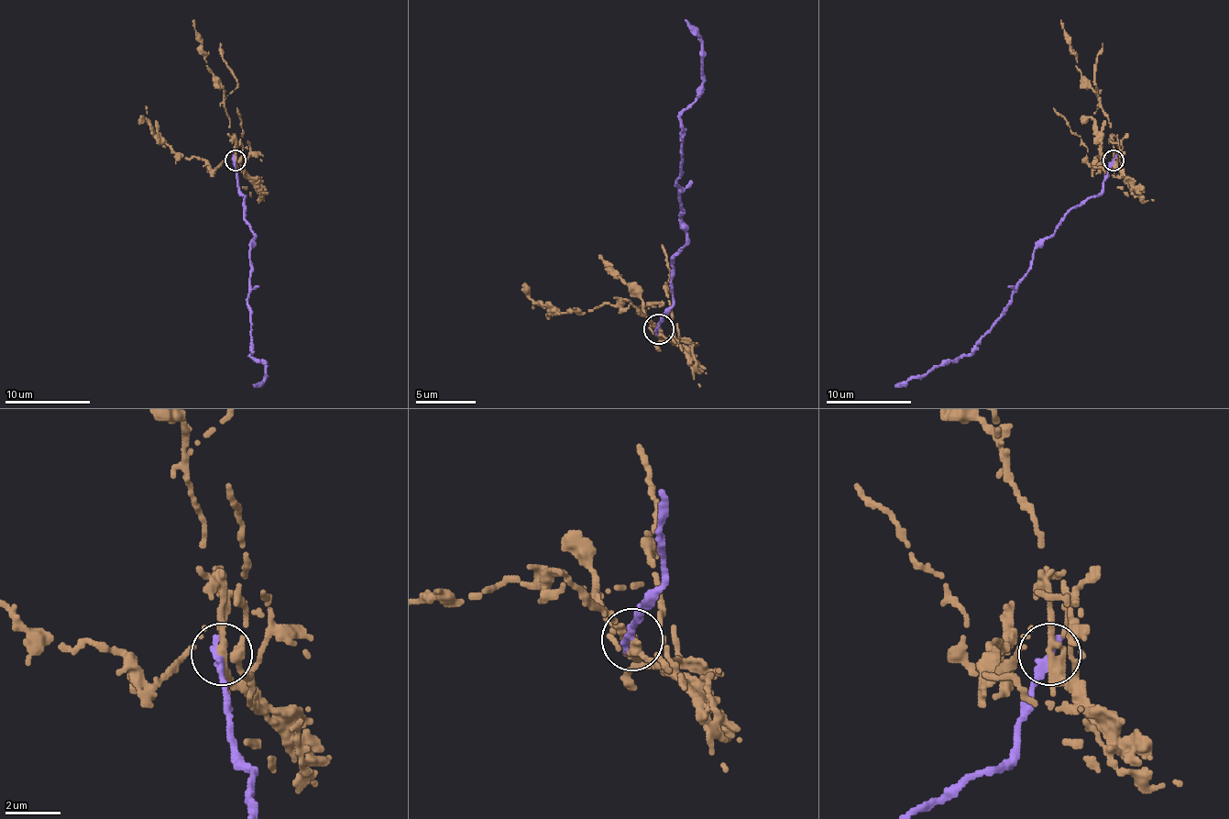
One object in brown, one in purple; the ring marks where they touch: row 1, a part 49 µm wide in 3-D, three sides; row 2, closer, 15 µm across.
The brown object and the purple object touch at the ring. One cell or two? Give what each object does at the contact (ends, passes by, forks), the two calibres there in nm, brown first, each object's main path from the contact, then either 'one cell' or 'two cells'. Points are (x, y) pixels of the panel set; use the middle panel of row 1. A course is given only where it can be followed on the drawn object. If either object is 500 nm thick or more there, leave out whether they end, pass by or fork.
brown forks there; purple ends there; 280 nm thick on the brown side, 360 nm on the other; brown runs (658, 330), (649, 326), (637, 293), (598, 254); purple runs (658, 330), (674, 303), (670, 260), (685, 230), (676, 185), (679, 116), (700, 85), (700, 37), (685, 19); two cells

